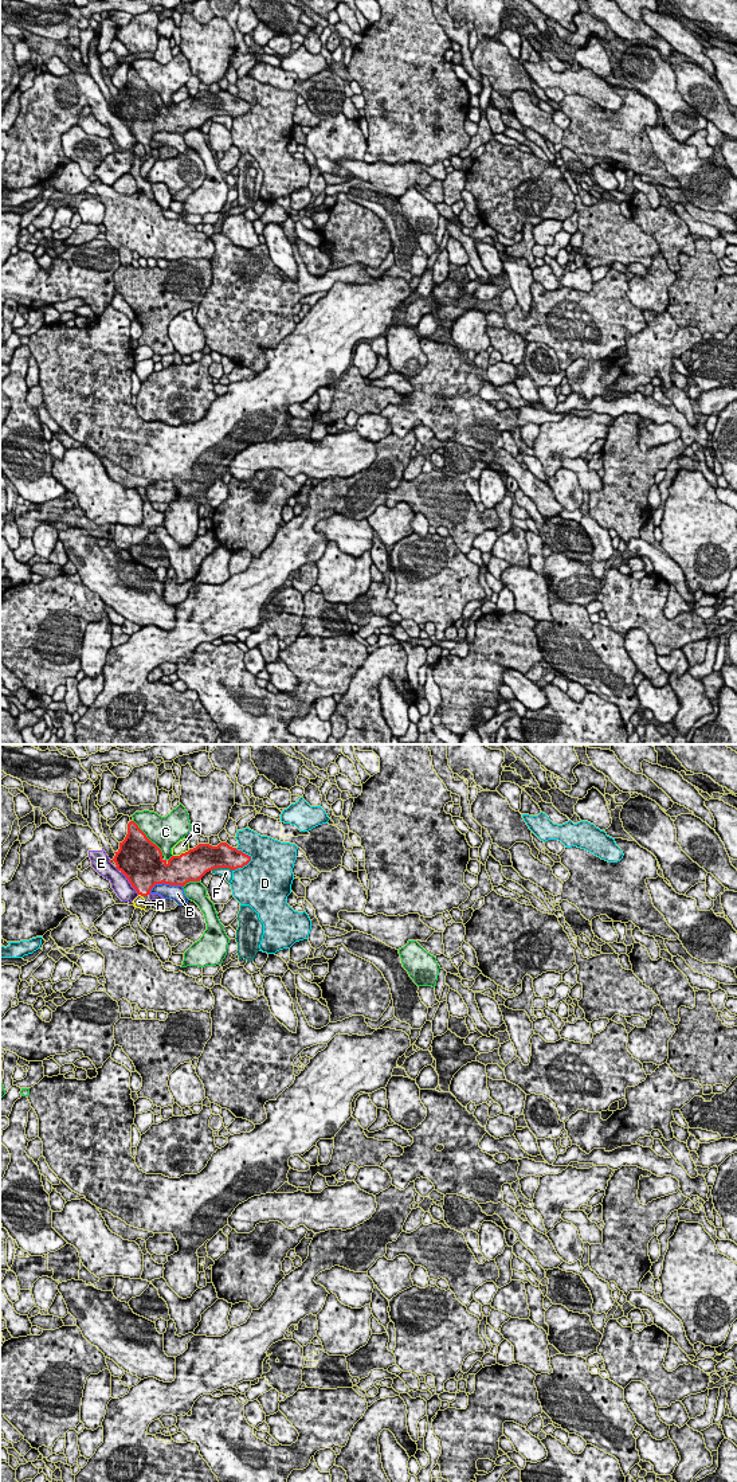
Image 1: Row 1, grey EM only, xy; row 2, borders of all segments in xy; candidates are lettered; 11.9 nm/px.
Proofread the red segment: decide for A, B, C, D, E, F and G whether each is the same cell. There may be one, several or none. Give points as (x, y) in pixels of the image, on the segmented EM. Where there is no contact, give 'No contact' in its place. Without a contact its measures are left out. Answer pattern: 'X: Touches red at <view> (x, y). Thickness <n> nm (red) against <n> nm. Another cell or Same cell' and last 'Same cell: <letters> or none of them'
A: Touches red at xy (140, 894). Thickness 380 nm (red) against 130 nm. Another cell
B: Touches red at xy (164, 883). Thickness 400 nm (red) against 190 nm. Another cell
C: Touches red at xy (146, 837). Thickness 480 nm (red) against 380 nm. Another cell
D: Touches red at xy (243, 865). Thickness 280 nm (red) against 480 nm. Another cell
E: Touches red at xy (129, 882). Thickness 480 nm (red) against 220 nm. Another cell
F: Touches red at xy (222, 867). Thickness 340 nm (red) against 130 nm. Another cell
G: Touches red at xy (181, 853). Thickness 360 nm (red) against 160 nm. Another cell
Same cell: none of them

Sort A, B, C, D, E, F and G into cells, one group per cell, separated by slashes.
A / B / C / D / E / F / G

